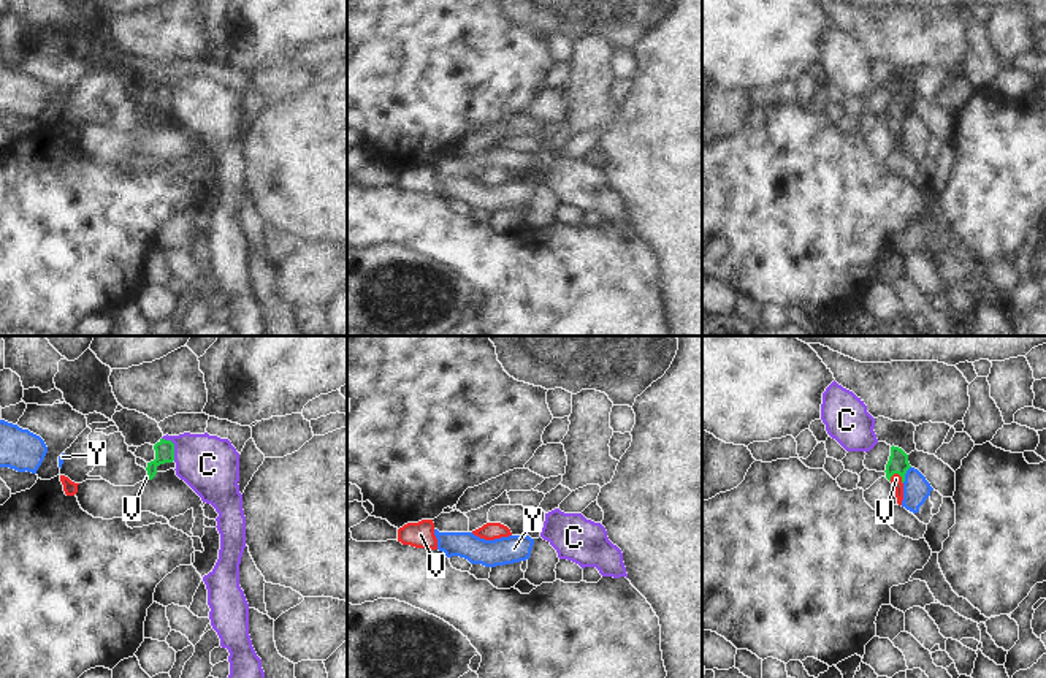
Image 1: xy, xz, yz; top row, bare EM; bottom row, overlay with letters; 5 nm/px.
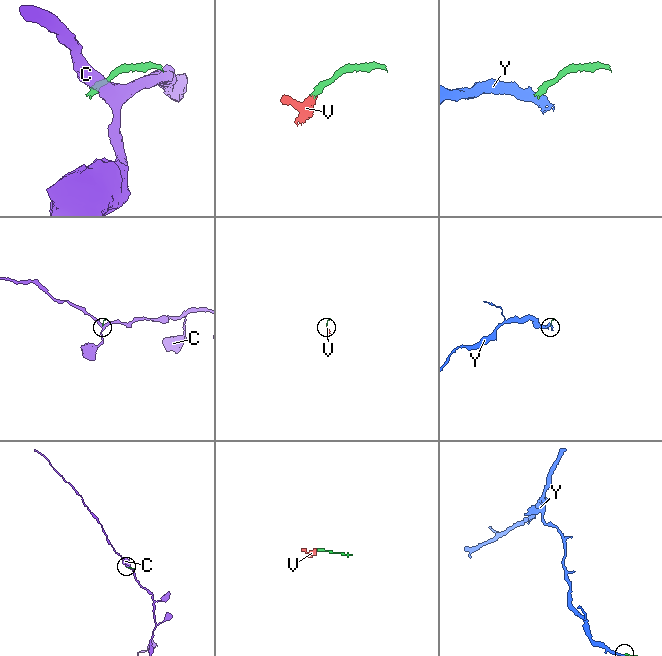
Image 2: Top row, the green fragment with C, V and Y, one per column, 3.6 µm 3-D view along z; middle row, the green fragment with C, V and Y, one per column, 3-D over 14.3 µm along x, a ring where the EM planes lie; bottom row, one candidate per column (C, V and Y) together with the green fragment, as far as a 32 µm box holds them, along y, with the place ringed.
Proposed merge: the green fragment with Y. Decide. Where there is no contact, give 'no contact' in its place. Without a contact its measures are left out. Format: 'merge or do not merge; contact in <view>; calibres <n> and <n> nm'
do not merge; contact in yz; calibres 100 and 140 nm

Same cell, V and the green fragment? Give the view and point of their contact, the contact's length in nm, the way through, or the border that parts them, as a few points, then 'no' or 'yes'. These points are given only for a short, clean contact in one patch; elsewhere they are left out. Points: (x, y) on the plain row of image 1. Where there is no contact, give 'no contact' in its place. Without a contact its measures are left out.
yz (899, 119) | 80 nm | across yz (897, 108), (899, 119), (896, 124) | yes

